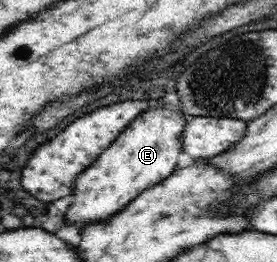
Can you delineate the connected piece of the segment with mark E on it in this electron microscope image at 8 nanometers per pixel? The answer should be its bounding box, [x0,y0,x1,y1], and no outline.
[67,103,185,227]

